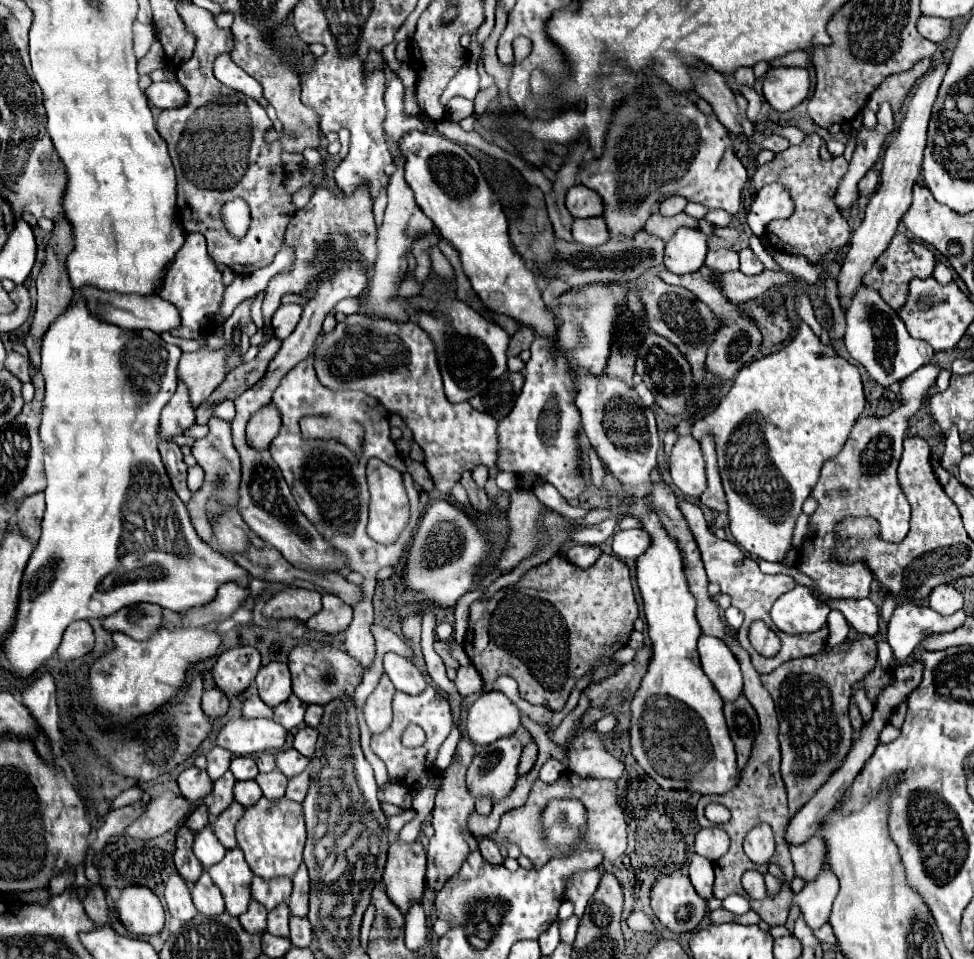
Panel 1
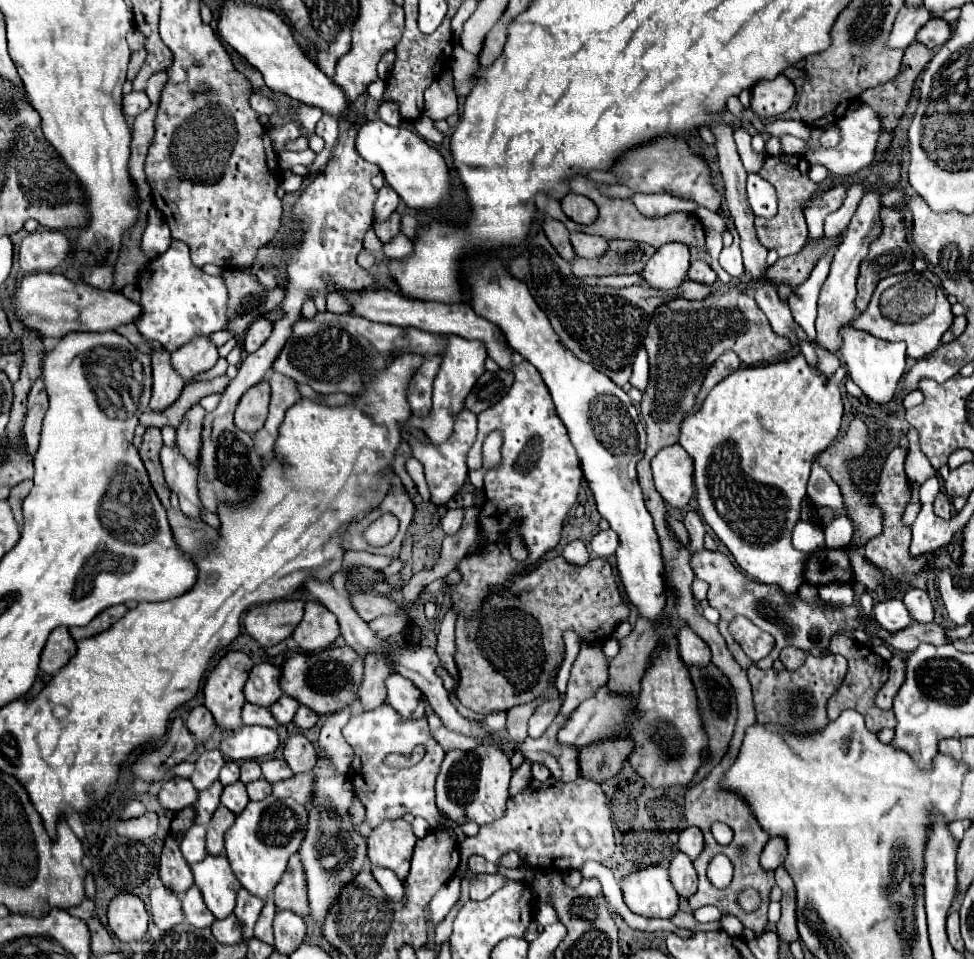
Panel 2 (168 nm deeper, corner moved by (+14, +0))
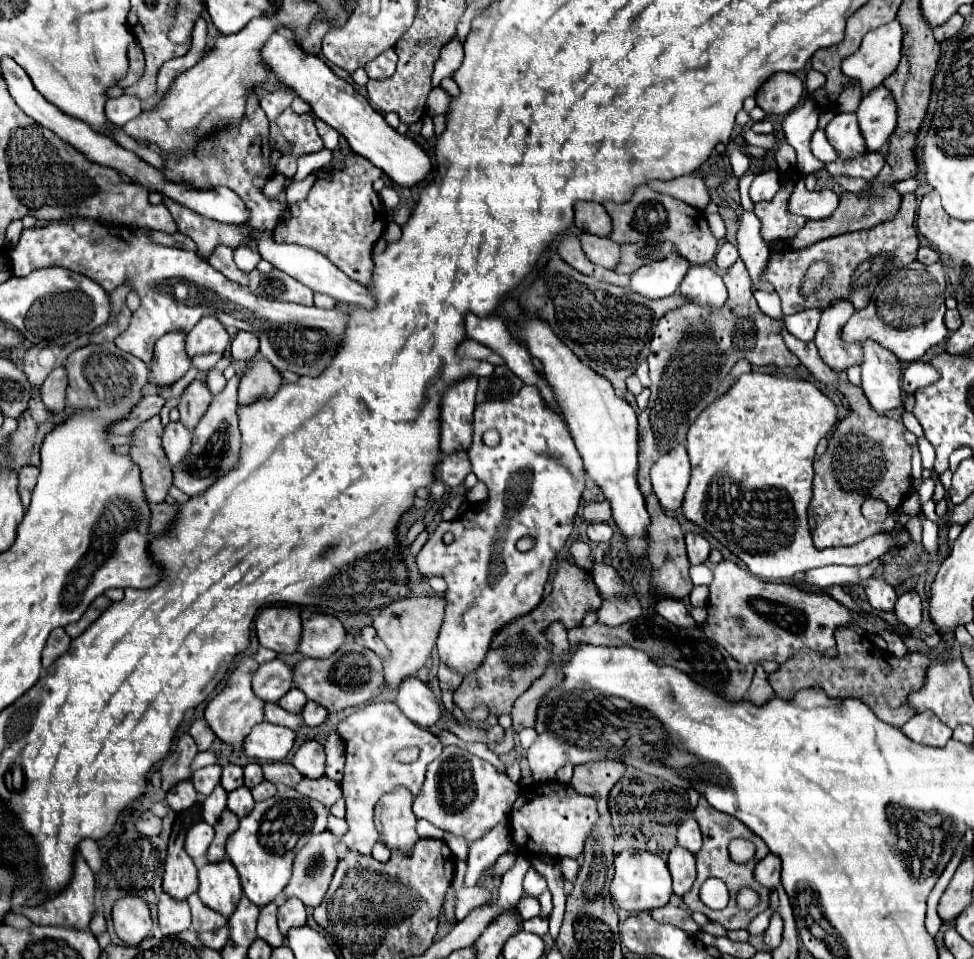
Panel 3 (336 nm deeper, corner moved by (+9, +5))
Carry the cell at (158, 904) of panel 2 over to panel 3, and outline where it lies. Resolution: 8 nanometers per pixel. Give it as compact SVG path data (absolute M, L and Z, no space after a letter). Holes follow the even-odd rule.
M167 893L159 895L159 929L163 935L177 935L191 927L191 911L187 901L177 901Z

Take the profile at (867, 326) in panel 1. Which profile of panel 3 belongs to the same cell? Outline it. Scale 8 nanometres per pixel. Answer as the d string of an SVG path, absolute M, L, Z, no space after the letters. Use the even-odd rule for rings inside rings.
M867 341L863 347L863 385L871 407L885 415L891 409L899 409L903 405L903 391L901 391L901 363L899 359L883 349L879 343Z

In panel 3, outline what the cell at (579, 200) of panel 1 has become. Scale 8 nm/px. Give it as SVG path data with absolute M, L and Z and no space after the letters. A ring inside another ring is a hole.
M579 201L575 205L575 227L597 237L609 237L613 225L603 205L591 201Z

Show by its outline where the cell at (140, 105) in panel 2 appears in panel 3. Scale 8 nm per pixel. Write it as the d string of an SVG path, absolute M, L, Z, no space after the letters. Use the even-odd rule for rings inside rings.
M121 95L117 99L107 99L107 103L105 103L107 121L117 127L123 127L129 119L135 119L141 111L143 111L141 101L135 97L129 97L129 95Z

